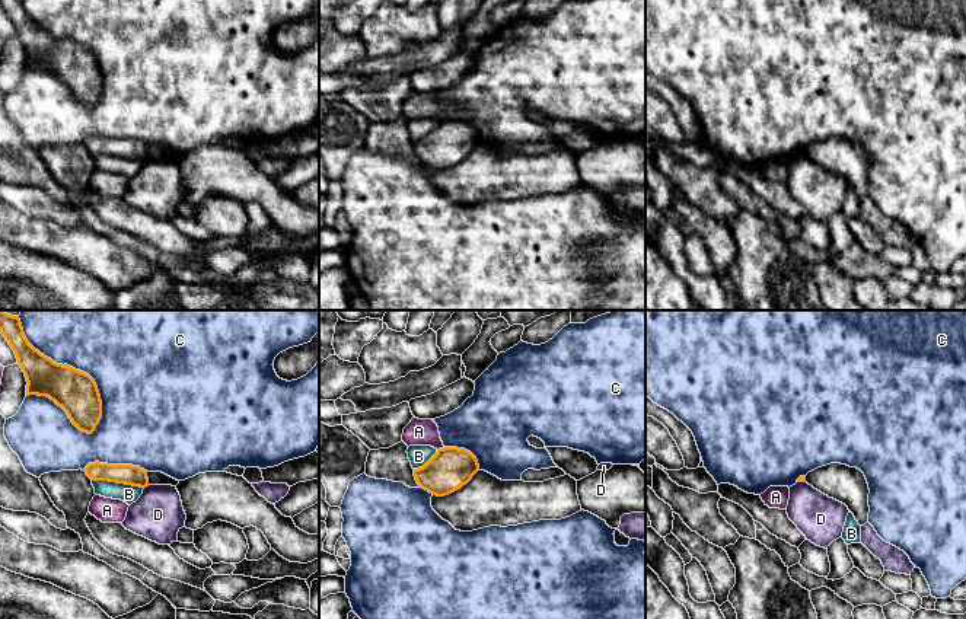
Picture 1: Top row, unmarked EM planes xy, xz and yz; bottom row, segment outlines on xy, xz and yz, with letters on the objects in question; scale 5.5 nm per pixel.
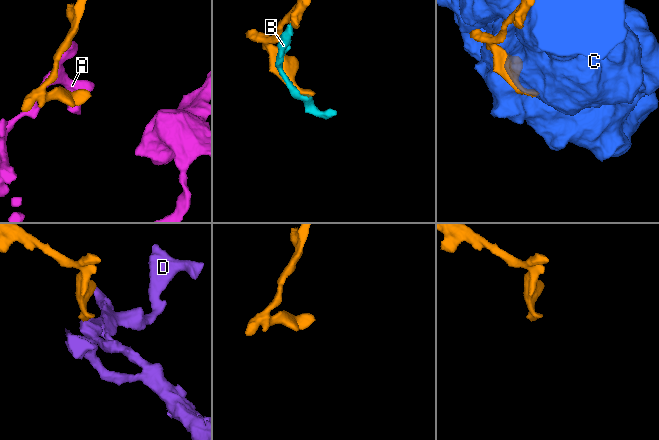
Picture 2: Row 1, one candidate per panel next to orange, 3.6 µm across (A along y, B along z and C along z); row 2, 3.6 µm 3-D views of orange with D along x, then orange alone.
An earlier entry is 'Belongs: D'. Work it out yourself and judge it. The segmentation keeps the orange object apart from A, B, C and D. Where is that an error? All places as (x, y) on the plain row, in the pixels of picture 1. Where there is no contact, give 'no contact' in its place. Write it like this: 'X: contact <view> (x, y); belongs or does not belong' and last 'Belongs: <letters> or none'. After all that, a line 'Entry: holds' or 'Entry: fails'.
A: contact xz (440, 123); does not belong
B: contact xy (118, 156); does not belong
C: contact xy (79, 44); does not belong
D: contact xy (146, 159); does not belong
Belongs: none
Entry: fails

